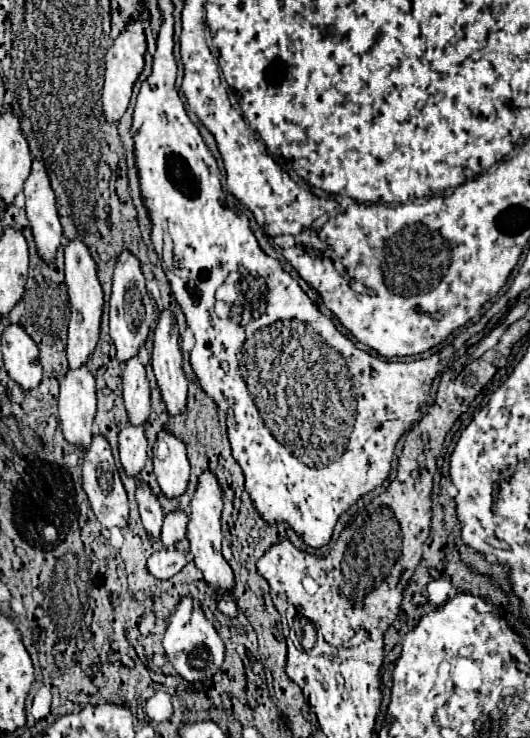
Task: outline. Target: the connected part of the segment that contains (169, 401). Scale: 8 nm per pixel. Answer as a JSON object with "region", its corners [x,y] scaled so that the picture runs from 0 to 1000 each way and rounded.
{"region":[[[309,420],[298,428],[291,447],[287,496],[306,534],[306,545],[321,564],[343,561],[351,553],[355,515],[343,504],[343,474],[336,469],[336,442],[325,423]]]}

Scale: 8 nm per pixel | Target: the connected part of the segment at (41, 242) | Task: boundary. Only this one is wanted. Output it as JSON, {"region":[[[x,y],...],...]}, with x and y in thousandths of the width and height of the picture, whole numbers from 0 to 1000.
{"region":[[[72,217],[60,222],[60,236],[45,249],[45,266],[68,341],[87,358],[98,358],[117,325],[117,306],[102,279],[102,263],[94,260],[94,247],[87,244],[87,233],[79,233]]]}

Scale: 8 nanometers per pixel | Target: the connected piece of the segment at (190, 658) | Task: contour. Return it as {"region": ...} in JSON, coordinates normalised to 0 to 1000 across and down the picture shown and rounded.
{"region":[[[343,810],[325,843],[313,851],[313,862],[309,862],[309,881],[313,881],[313,892],[321,894],[321,900],[328,902],[332,913],[340,913],[351,924],[355,924],[355,935],[358,938],[377,938],[385,932],[385,927],[415,908],[419,897],[423,897],[423,870],[411,862],[411,856],[404,854],[404,848],[389,840],[377,816],[370,810]]]}

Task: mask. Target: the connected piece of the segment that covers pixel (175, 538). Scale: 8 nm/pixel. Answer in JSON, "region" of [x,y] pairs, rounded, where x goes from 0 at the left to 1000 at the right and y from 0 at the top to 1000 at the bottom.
{"region":[[[332,691],[332,694],[317,696],[309,702],[309,713],[306,713],[306,740],[328,743],[340,732],[347,732],[351,729],[351,710],[355,710],[355,702],[347,694]]]}

